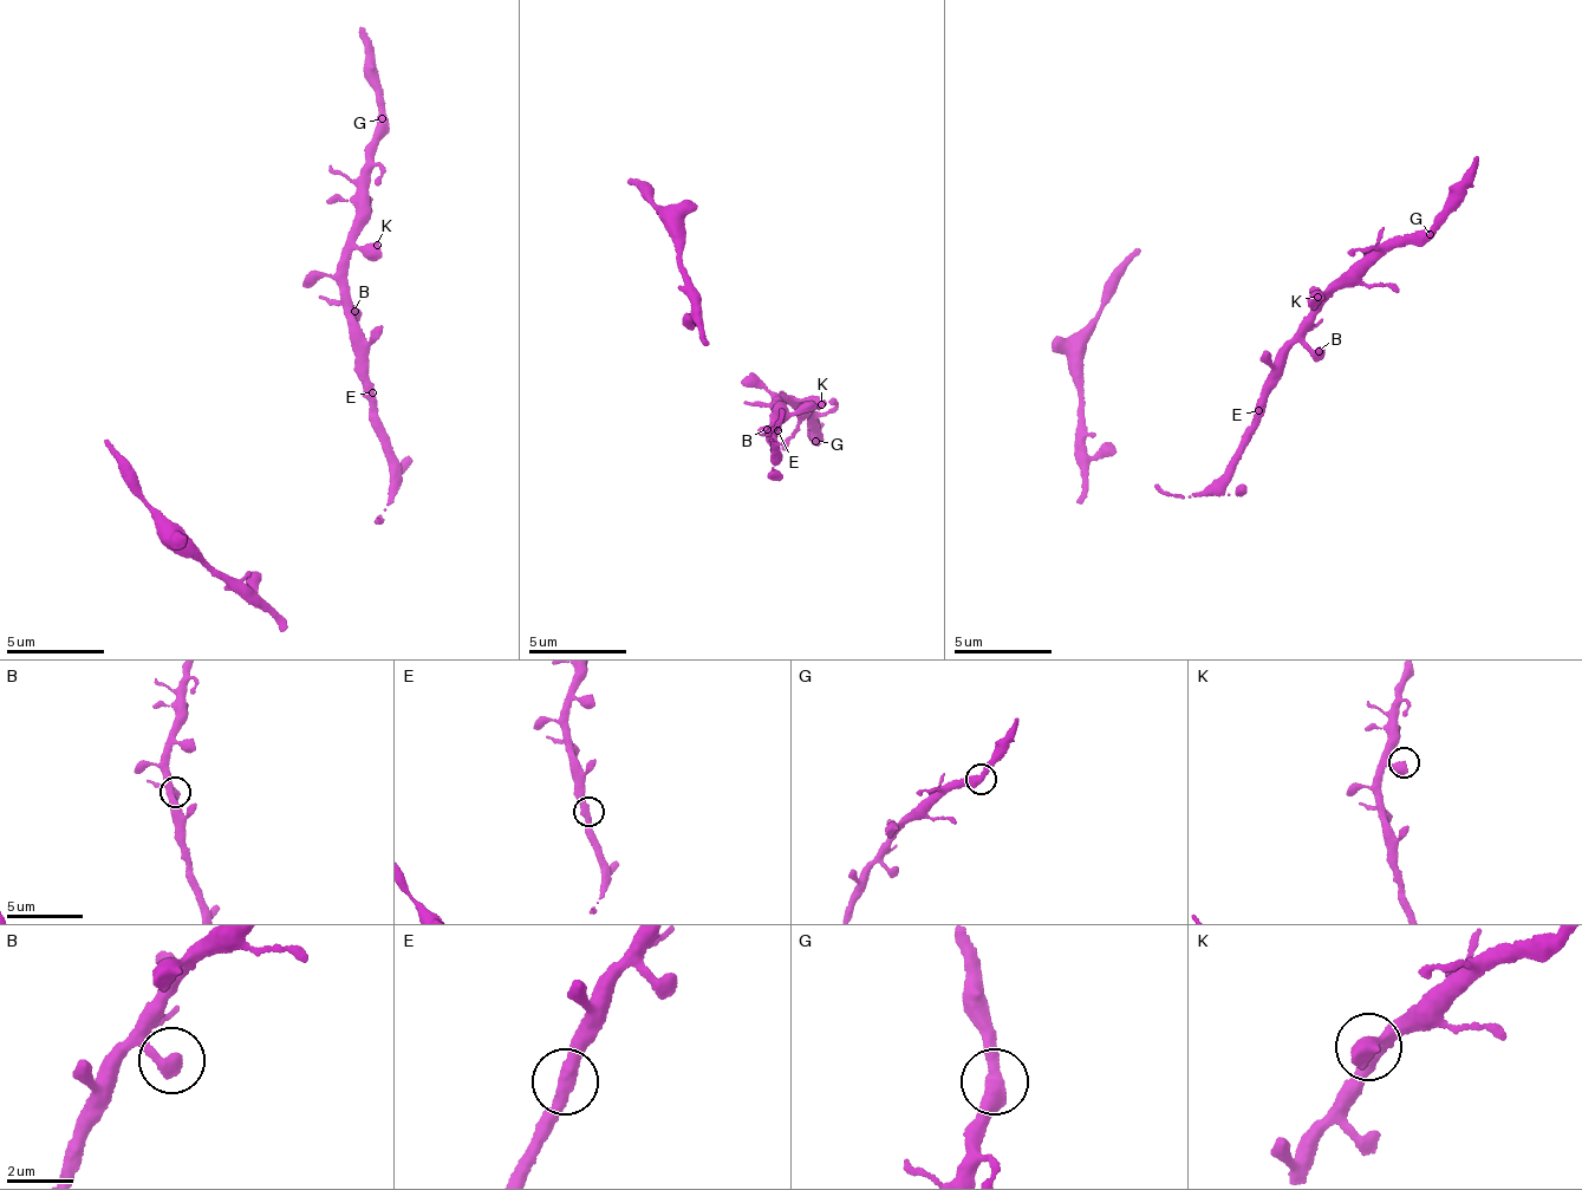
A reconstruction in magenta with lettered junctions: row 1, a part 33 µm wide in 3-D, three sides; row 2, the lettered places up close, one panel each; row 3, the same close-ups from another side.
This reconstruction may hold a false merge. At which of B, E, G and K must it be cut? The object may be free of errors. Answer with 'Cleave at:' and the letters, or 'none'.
Cleave at: none

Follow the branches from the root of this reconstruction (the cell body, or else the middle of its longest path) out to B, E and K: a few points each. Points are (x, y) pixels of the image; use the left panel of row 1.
B: (385, 457), (372, 384), (366, 371), (364, 343), (352, 314), (355, 311)
E: (385, 457), (372, 392)
K: (385, 457), (372, 384), (366, 371), (364, 338), (347, 279), (352, 253), (365, 253), (377, 245)

